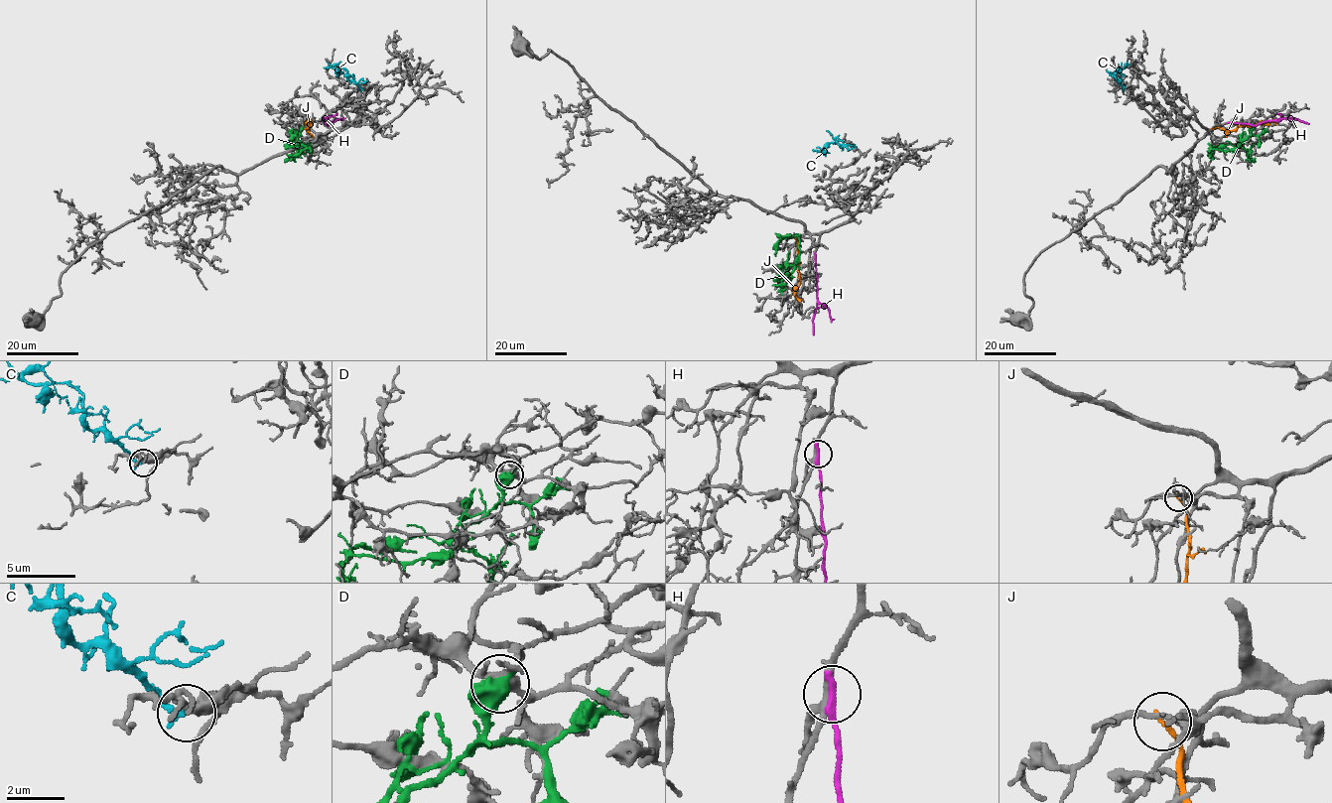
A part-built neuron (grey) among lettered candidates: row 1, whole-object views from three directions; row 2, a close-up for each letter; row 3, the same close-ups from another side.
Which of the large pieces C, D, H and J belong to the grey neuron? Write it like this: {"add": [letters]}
{"add": []}

